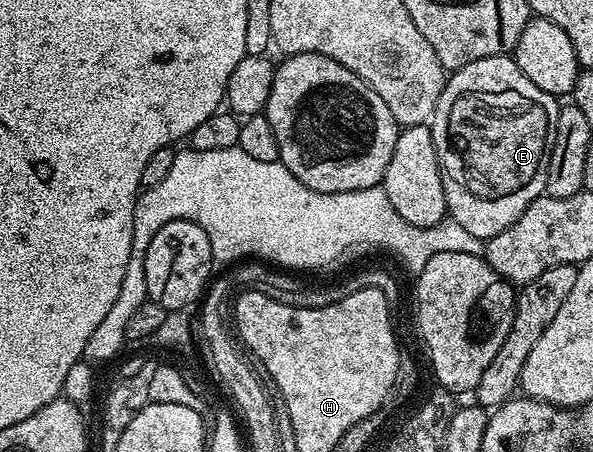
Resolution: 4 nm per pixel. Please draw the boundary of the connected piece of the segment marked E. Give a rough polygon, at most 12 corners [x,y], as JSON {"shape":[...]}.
{"shape":[[508,55],[445,80],[447,216],[506,231],[544,193],[561,102]]}

